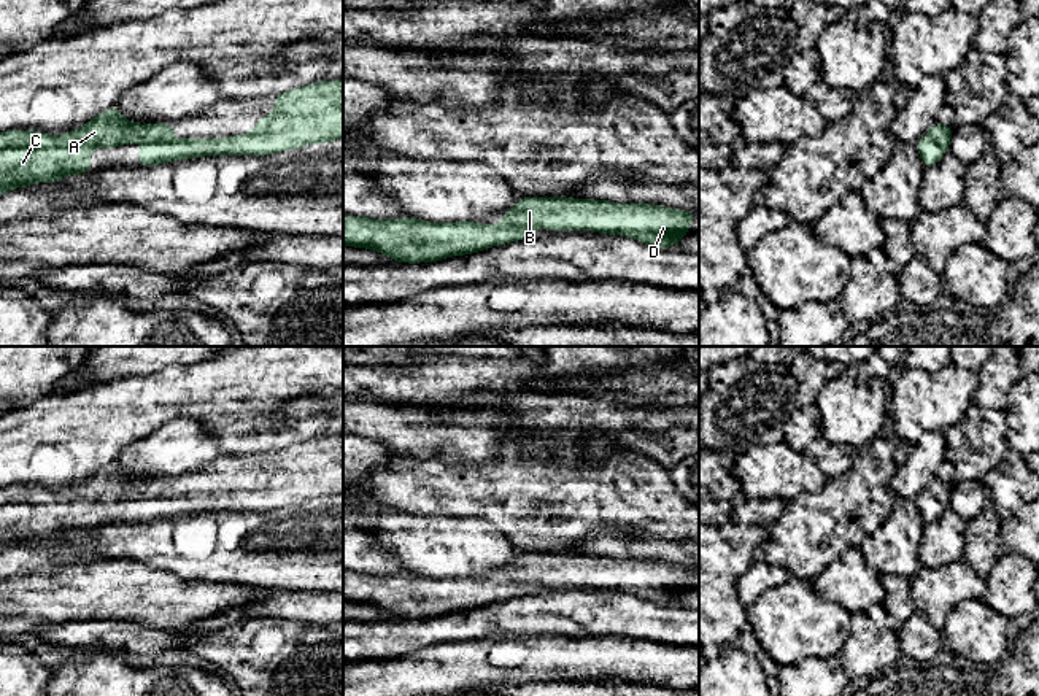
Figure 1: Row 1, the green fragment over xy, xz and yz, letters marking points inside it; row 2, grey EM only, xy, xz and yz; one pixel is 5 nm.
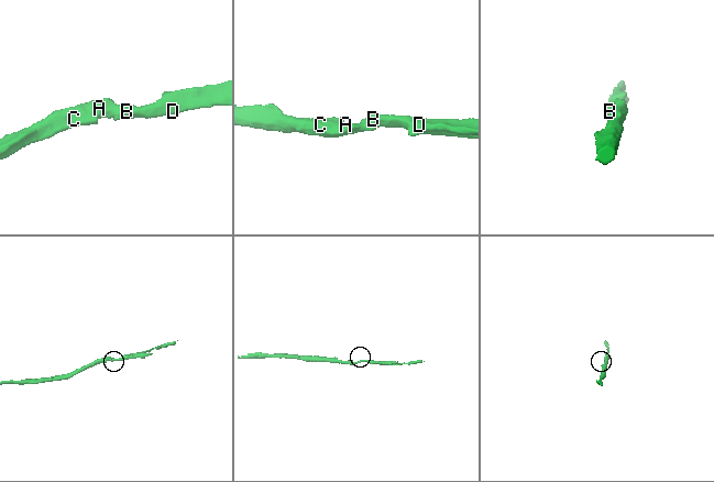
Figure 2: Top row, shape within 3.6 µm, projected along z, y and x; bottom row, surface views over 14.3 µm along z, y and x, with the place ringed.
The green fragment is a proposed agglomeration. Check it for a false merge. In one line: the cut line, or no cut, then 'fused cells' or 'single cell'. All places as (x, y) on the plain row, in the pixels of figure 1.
no cut | single cell

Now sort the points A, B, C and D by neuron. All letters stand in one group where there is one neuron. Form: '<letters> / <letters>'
A B C D

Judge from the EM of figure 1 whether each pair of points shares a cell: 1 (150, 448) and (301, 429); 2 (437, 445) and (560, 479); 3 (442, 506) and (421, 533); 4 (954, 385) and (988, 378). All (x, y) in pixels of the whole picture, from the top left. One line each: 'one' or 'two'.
1: two
2: two
3: two
4: two

